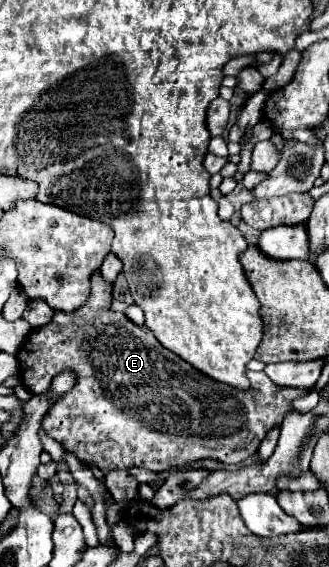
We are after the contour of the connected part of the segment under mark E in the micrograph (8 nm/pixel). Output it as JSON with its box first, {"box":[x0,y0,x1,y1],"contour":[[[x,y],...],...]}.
{"box":[17,271,307,473],"contour":[[[97,271],[91,277],[89,301],[73,313],[57,311],[51,323],[31,331],[23,349],[17,353],[21,369],[19,377],[31,393],[47,393],[55,373],[65,367],[75,371],[77,385],[53,405],[49,415],[43,419],[43,429],[83,465],[95,465],[103,473],[129,467],[143,467],[161,473],[201,459],[239,465],[257,453],[265,435],[271,429],[281,427],[287,413],[295,411],[291,401],[307,395],[307,389],[275,385],[265,373],[251,373],[251,385],[245,391],[203,375],[179,355],[167,351],[145,325],[133,325],[123,313],[111,313],[111,291],[113,287],[107,285]]]}

